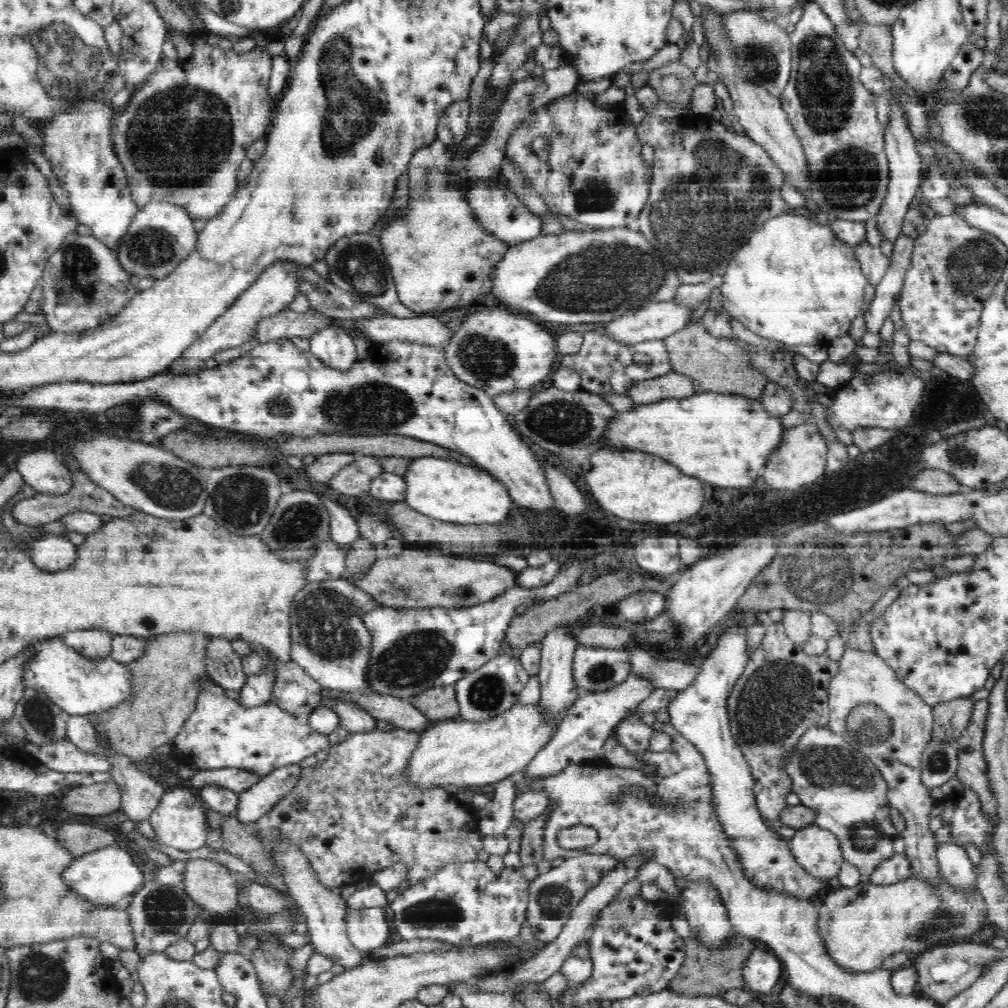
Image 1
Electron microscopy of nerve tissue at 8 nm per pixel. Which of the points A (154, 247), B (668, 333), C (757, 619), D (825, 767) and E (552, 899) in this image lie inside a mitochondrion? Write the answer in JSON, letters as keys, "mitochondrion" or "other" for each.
{"A":"mitochondrion","B":"other","C":"other","D":"mitochondrion","E":"mitochondrion"}

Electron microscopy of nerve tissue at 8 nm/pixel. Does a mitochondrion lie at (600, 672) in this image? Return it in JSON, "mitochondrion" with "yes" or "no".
{"mitochondrion":"yes"}

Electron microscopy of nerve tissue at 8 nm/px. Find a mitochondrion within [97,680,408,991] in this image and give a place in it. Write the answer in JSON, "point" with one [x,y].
{"point":[163,910]}

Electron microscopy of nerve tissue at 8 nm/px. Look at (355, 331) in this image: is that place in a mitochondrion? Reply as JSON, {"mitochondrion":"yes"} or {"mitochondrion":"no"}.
{"mitochondrion":"no"}

